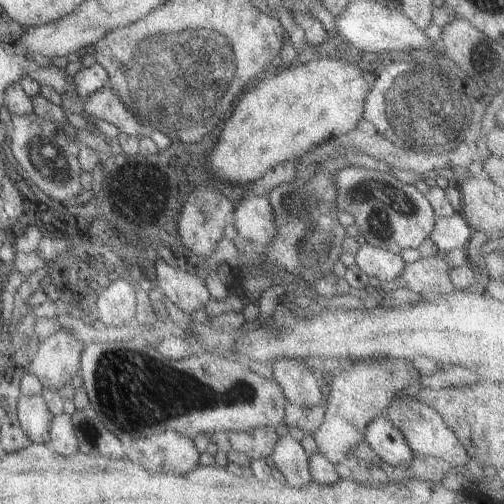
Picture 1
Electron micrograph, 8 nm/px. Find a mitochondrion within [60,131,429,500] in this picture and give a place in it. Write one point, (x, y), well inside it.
(134, 392)

